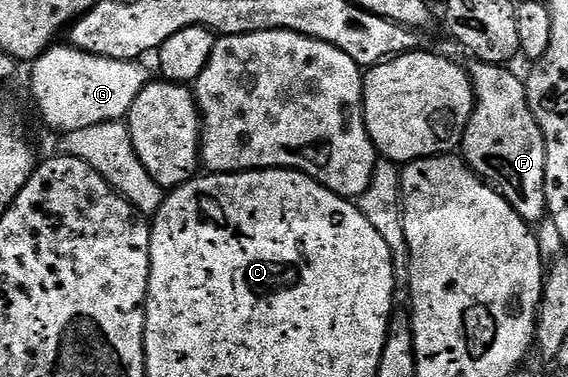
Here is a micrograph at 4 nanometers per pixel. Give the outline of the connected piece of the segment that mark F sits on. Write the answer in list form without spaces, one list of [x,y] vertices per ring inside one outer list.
[[[477,61],[471,65],[466,71],[472,81],[476,106],[464,129],[462,157],[479,178],[508,201],[522,220],[539,224],[548,214],[544,191],[546,148],[542,128],[530,112],[525,79],[511,74],[507,65],[492,66]]]

